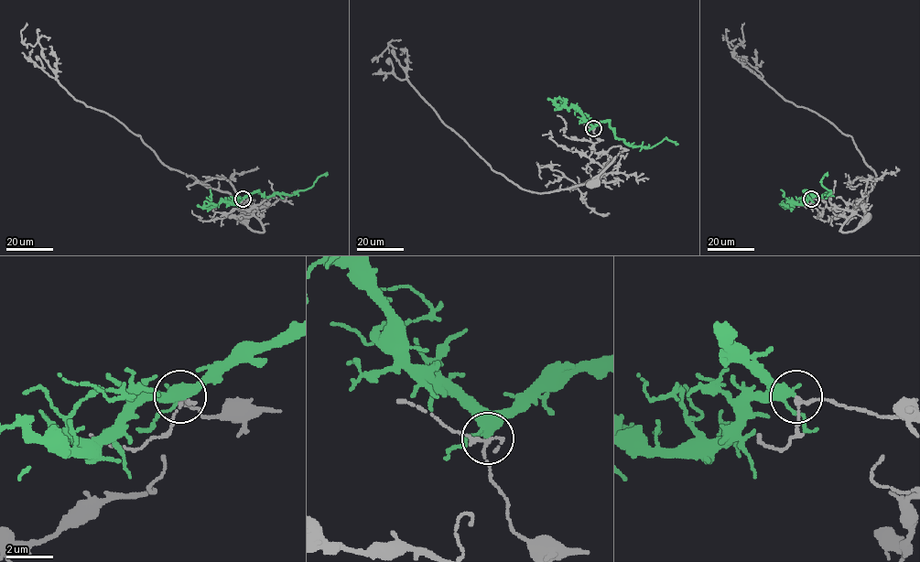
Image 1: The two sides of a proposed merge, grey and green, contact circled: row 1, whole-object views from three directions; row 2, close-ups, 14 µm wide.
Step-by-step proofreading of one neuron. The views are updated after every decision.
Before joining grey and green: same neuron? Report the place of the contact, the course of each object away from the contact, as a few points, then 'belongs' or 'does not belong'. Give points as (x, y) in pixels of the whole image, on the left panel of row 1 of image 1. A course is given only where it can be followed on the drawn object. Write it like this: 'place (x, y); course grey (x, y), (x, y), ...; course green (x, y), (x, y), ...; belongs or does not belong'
place (243, 199); course grey (243, 199), (247, 200), (243, 202), (243, 209), (257, 209), (254, 214), (264, 232), (253, 231), (243, 217); course green (243, 199), (258, 190), (266, 196), (274, 193), (295, 194), (310, 188), (327, 172); does not belong

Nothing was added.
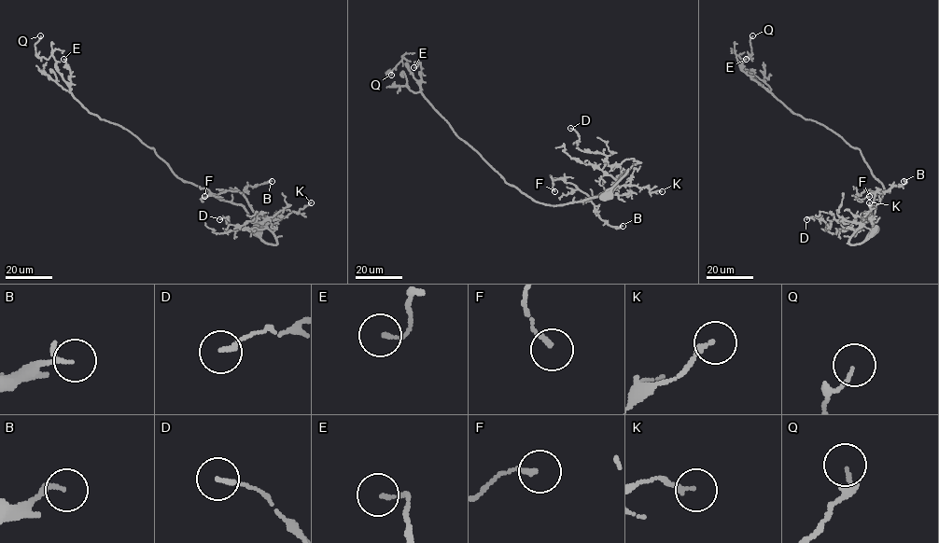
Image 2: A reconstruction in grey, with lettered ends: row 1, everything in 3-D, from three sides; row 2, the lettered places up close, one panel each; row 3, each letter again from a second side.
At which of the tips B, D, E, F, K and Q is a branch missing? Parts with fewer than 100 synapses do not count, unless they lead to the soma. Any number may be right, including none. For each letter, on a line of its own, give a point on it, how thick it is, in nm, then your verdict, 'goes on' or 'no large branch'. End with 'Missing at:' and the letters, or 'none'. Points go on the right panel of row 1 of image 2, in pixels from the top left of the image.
B: (903, 181) | 150 nm | no large branch
D: (806, 219) | 140 nm | no large branch
E: (746, 59) | 110 nm | no large branch
F: (869, 196) | 150 nm | no large branch
K: (869, 202) | 160 nm | no large branch
Q: (752, 35) | 100 nm | no large branch
Missing at: none

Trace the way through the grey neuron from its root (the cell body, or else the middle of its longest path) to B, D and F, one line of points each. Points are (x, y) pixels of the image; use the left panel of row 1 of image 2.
B: (256, 229), (263, 242), (276, 243), (276, 237), (266, 222), (240, 192), (248, 186), (256, 187), (272, 181)
D: (256, 229), (263, 242), (276, 243), (267, 226), (269, 220), (234, 226), (228, 223), (228, 216), (219, 219)
F: (256, 229), (263, 242), (276, 243), (276, 237), (266, 222), (241, 193), (226, 190), (202, 200), (204, 196)

